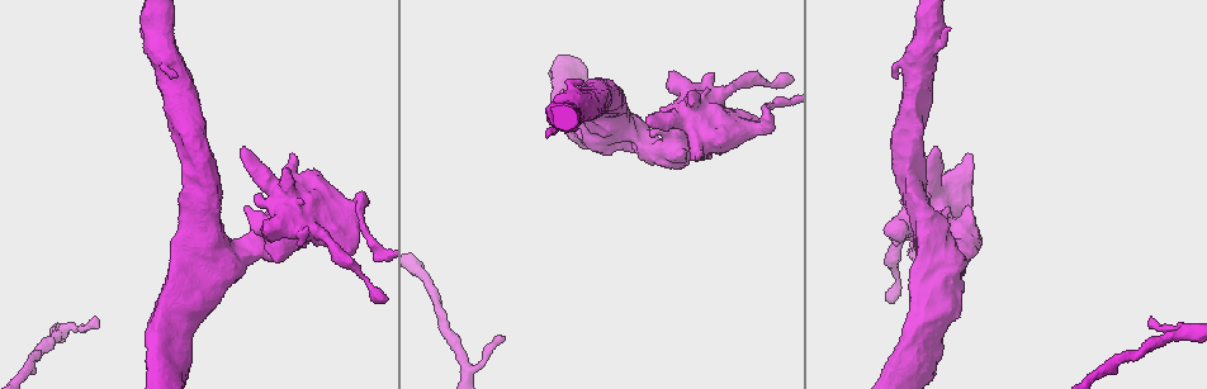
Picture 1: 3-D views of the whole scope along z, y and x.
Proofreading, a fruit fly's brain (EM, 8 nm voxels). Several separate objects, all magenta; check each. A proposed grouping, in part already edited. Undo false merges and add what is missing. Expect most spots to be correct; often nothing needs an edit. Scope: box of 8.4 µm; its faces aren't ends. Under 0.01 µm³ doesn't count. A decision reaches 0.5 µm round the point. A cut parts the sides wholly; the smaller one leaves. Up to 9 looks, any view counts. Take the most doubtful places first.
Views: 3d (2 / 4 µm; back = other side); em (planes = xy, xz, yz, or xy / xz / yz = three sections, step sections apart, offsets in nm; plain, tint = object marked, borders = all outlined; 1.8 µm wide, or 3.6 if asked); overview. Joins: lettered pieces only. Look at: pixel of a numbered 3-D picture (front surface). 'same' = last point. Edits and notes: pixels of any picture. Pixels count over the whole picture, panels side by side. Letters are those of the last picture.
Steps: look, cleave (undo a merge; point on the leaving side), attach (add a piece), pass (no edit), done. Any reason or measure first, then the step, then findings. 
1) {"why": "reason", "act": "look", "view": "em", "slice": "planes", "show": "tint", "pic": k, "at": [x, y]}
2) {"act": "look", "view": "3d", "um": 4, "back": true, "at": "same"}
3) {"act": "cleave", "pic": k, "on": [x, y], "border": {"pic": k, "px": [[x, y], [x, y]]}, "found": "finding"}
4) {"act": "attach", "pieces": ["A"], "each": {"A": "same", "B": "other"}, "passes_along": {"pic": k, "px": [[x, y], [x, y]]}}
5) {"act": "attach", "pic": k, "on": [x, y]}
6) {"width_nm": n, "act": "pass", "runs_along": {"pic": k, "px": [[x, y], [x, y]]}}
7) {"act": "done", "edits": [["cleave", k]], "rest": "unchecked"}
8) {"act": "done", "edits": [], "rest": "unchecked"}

{"why": "branch stops here", "act": "look", "view": "3d", "um": 4, "pic": 1, "at": [1150, 328]}

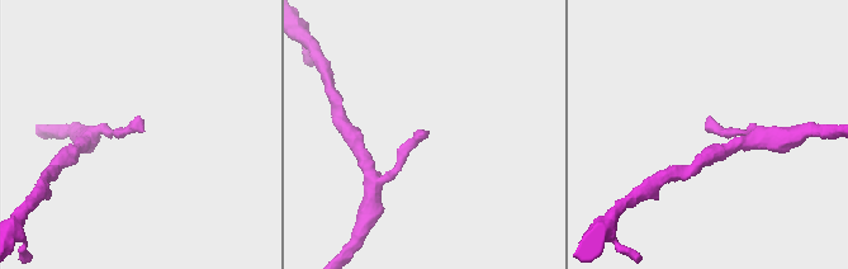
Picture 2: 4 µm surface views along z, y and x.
{"act": "look", "view": "em", "slice": "planes", "show": "borders", "pic": 2, "at": [707, 132]}

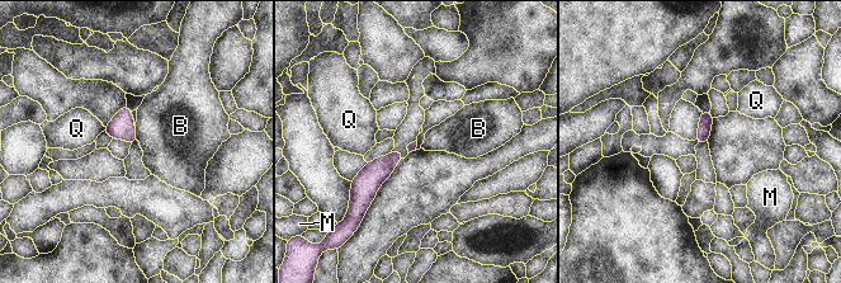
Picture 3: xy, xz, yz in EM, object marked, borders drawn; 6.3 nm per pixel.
{"act": "pass", "each": {"B": "other", "M": "other", "Q": "other"}, "found": "no lettered piece goes on from it"}

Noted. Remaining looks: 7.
{"why": "thick turns thin", "act": "look", "view": "em", "um": 3.6, "slice": "planes", "show": "borders", "pic": 1, "at": [764, 129]}

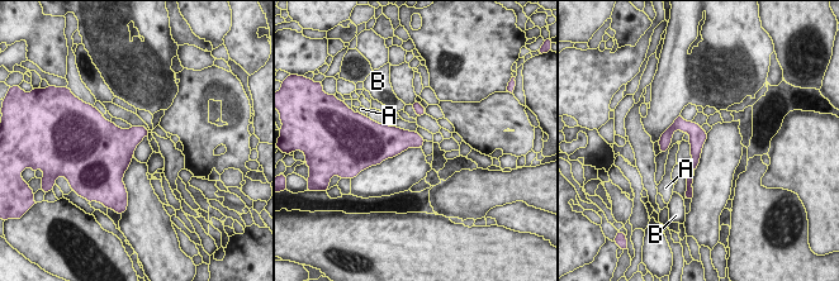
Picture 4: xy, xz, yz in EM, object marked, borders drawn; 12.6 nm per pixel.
{"width_nm": 220, "act": "pass", "each": {"A": "other", "B": "other"}, "border": {"pic": 4, "px": [[425, 113], [418, 117]]}, "found": "one neuron here"}

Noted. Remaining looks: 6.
{"why": "sharp bend", "act": "look", "view": "3d", "um": 4, "pic": 1, "at": [218, 263]}

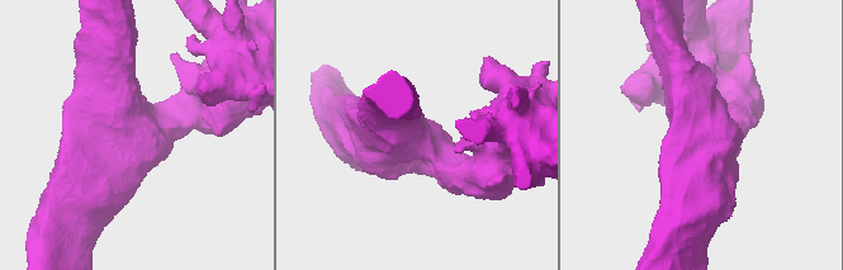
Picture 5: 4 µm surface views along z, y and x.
{"act": "look", "view": "em", "um": 3.6, "slice": "planes", "show": "tint", "pic": 5, "at": [129, 138]}

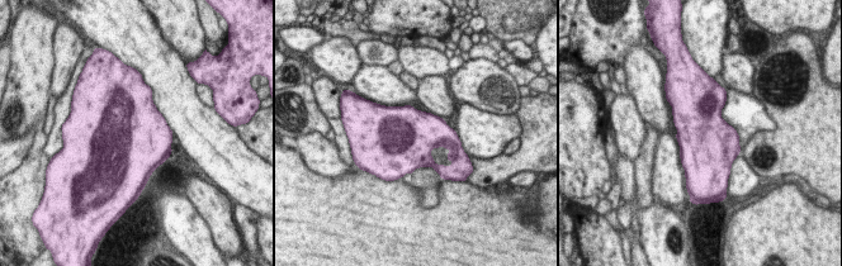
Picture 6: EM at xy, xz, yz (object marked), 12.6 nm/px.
{"act": "look", "view": "em", "um": 3.6, "slice": "planes", "show": "borders", "at": "same"}

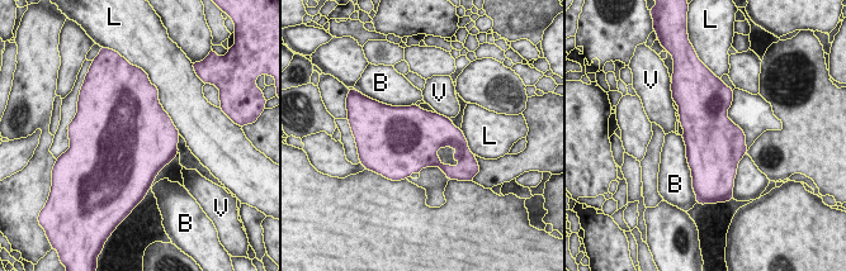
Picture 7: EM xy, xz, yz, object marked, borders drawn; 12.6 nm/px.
{"act": "pass", "each": {"B": "other", "L": "other", "V": "other"}, "found": "all the same neuron"}

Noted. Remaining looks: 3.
{"act": "look", "view": "em", "slice": "planes", "show": "borders", "pic": 1, "at": [285, 167]}

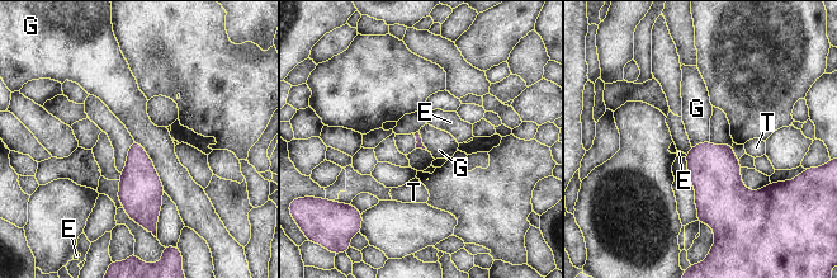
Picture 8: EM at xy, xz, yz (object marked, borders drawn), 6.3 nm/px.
{"act": "pass", "each": {"E": "other", "G": "other", "T": "other"}, "border": {"pic": 8, "px": [[135, 140], [152, 161], [165, 192]]}, "found": "none of them fits"}

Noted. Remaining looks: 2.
{"act": "done", "edits": [], "rest": "unchecked"}

